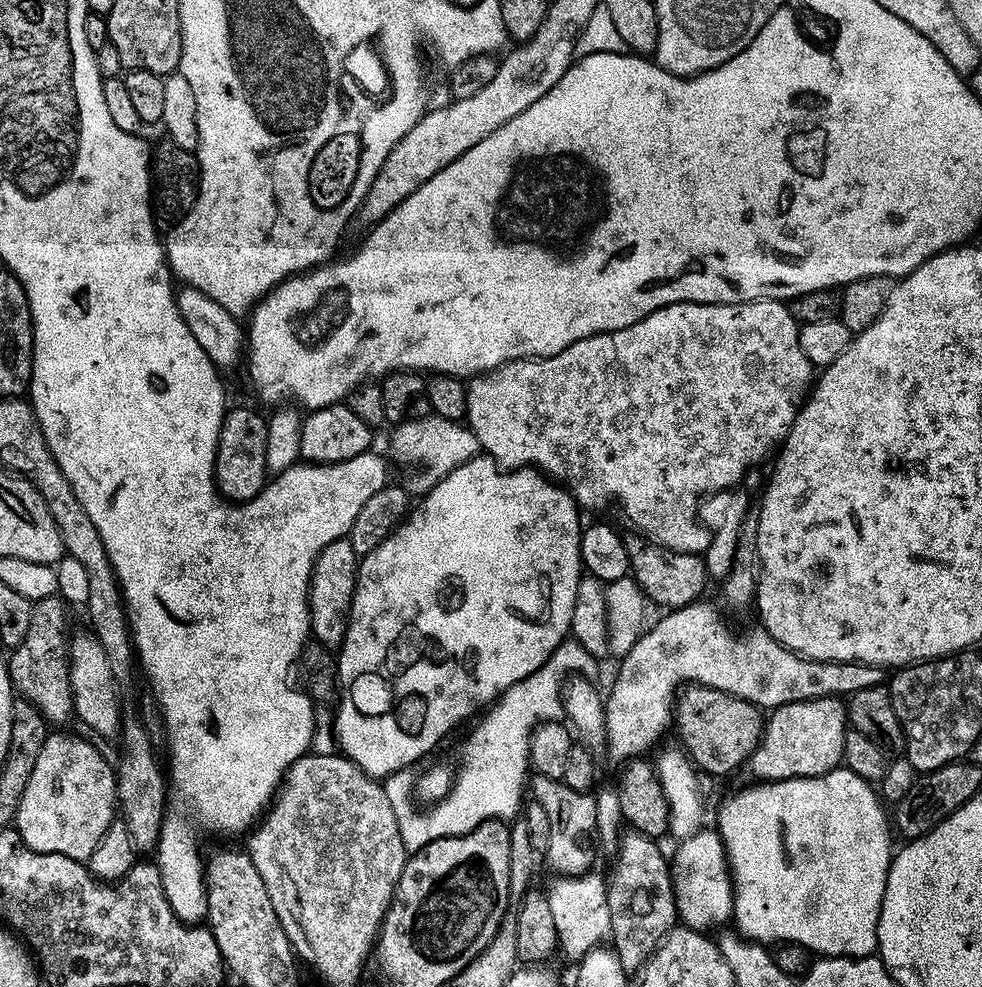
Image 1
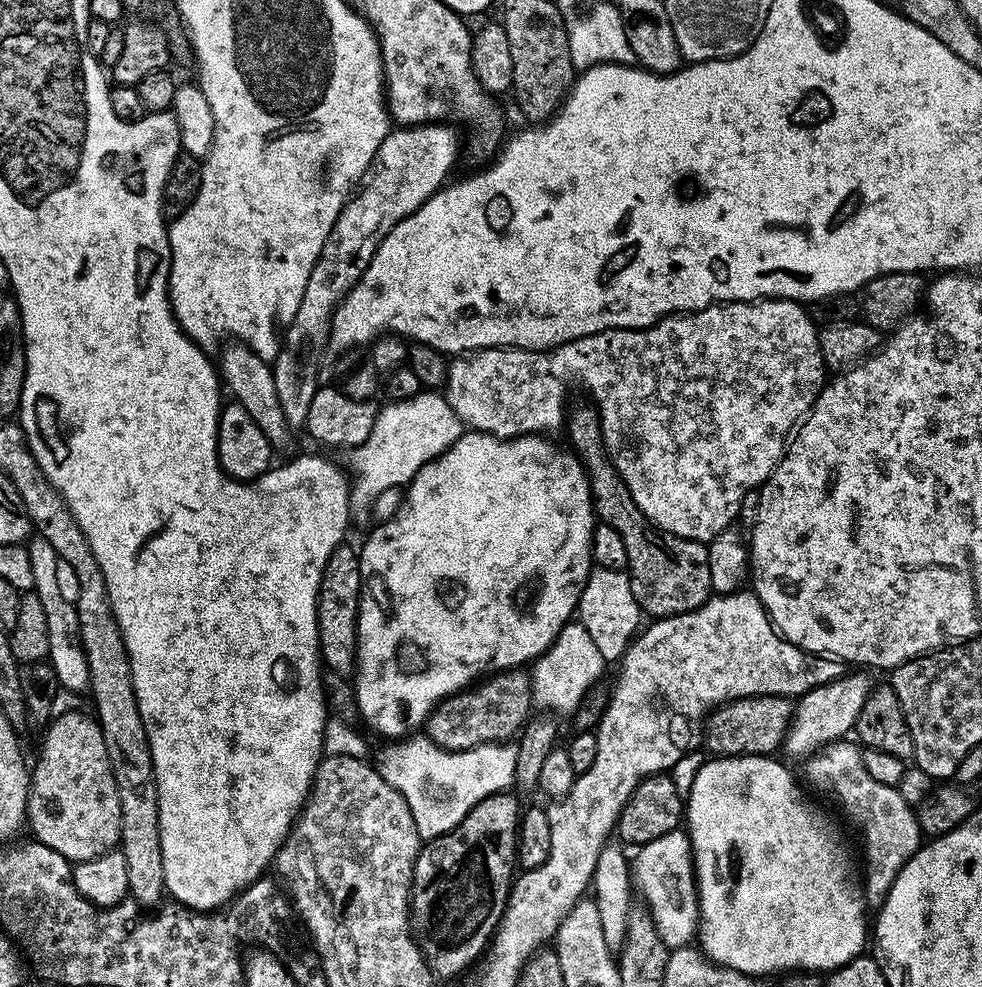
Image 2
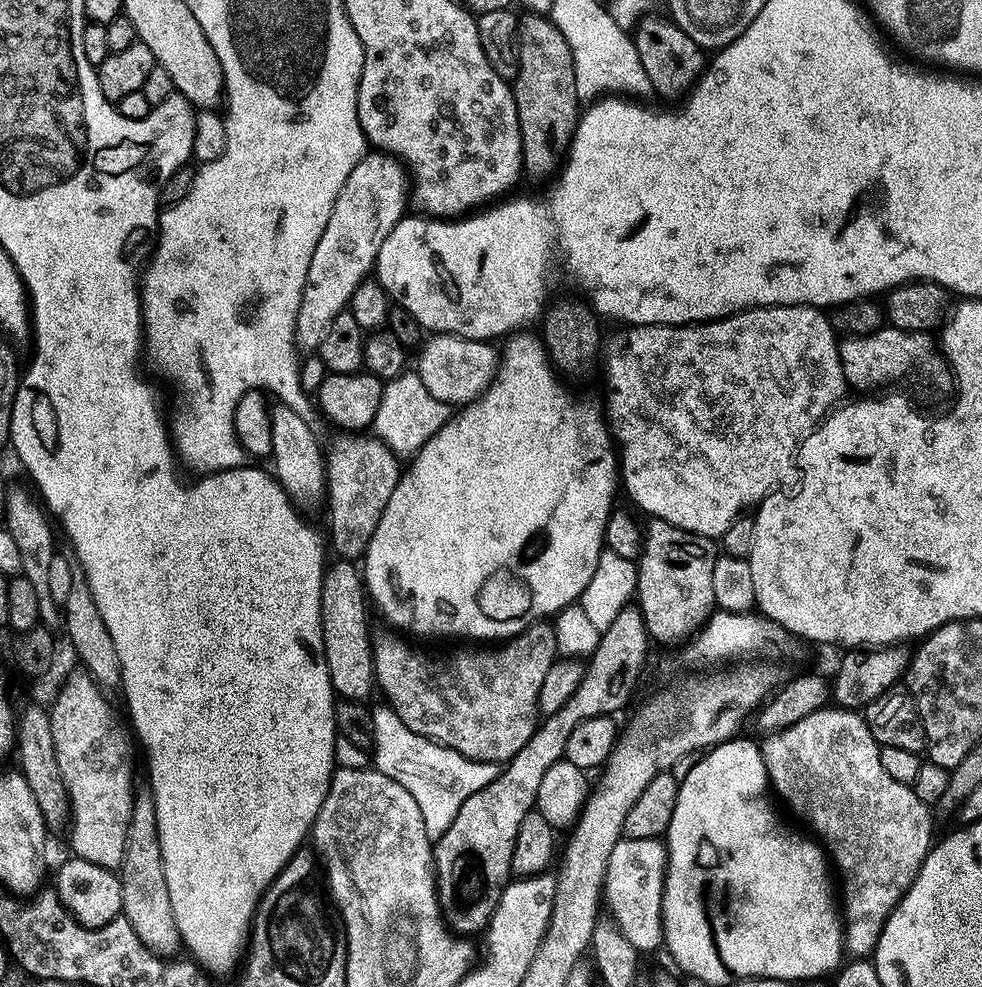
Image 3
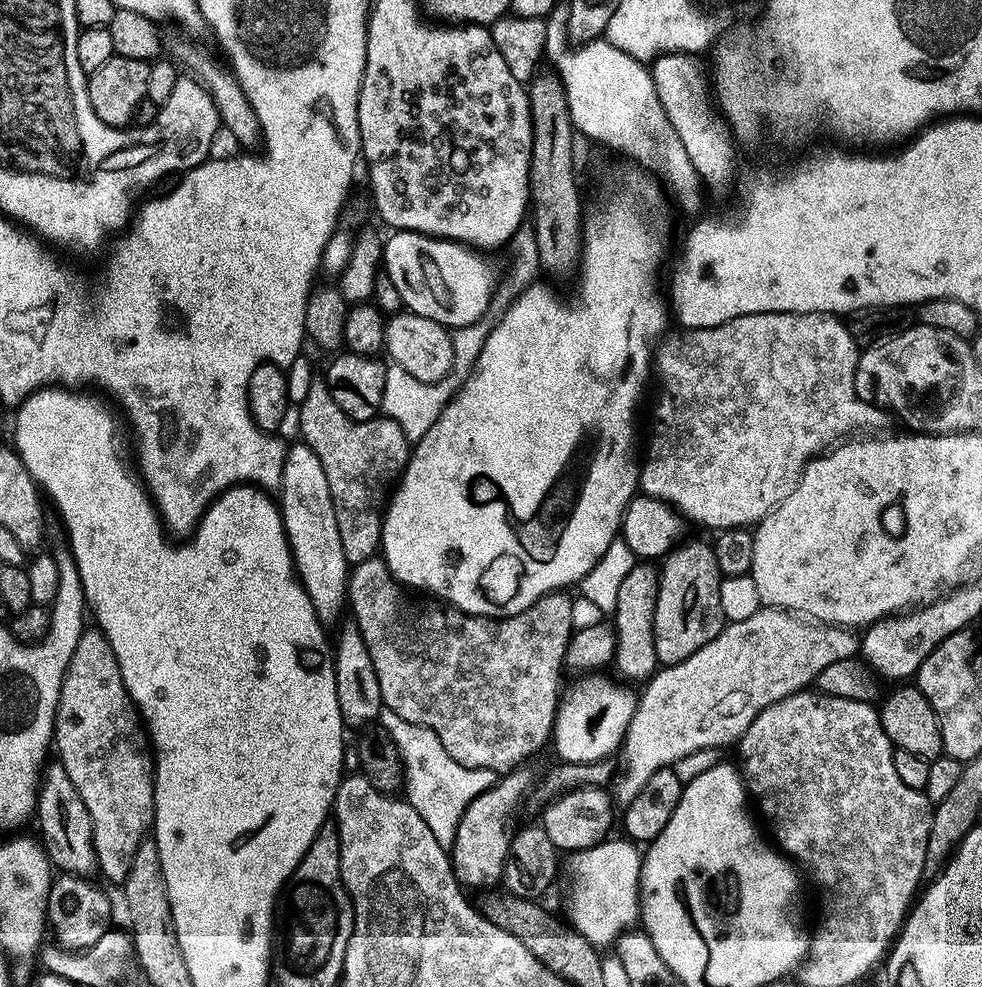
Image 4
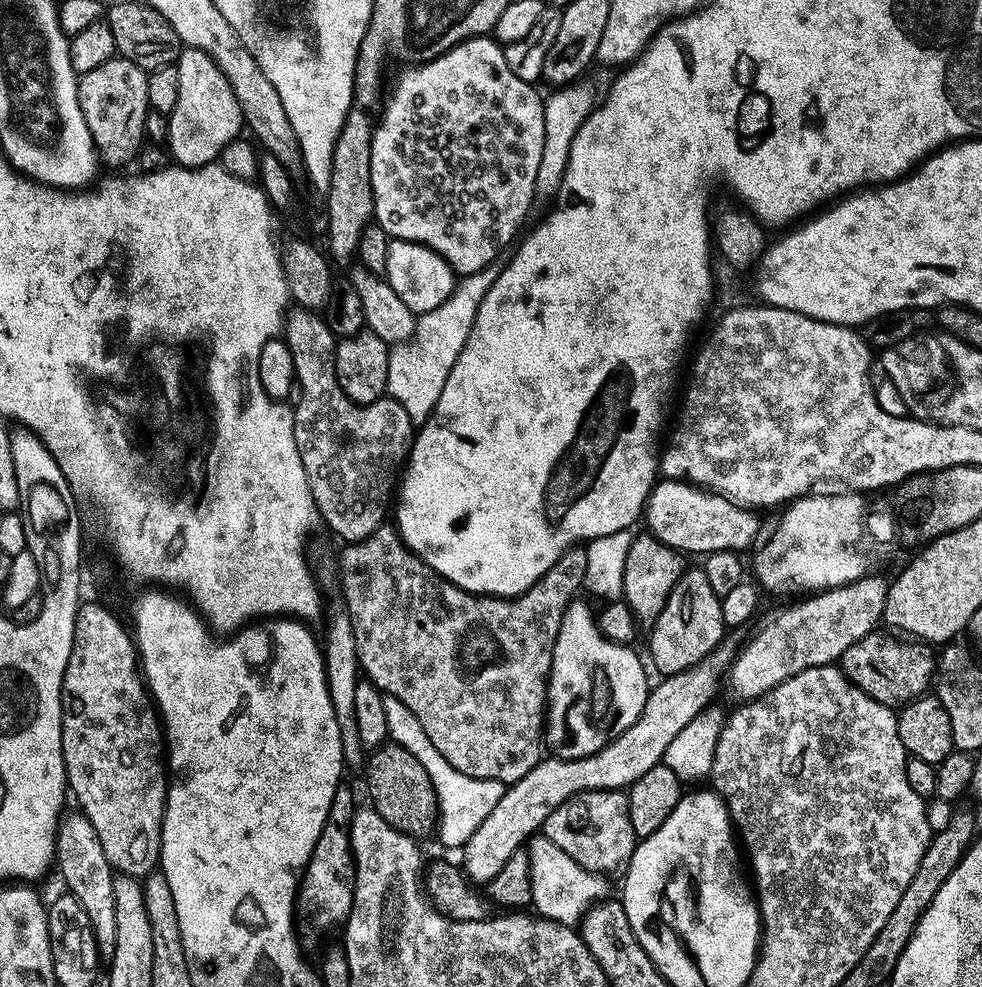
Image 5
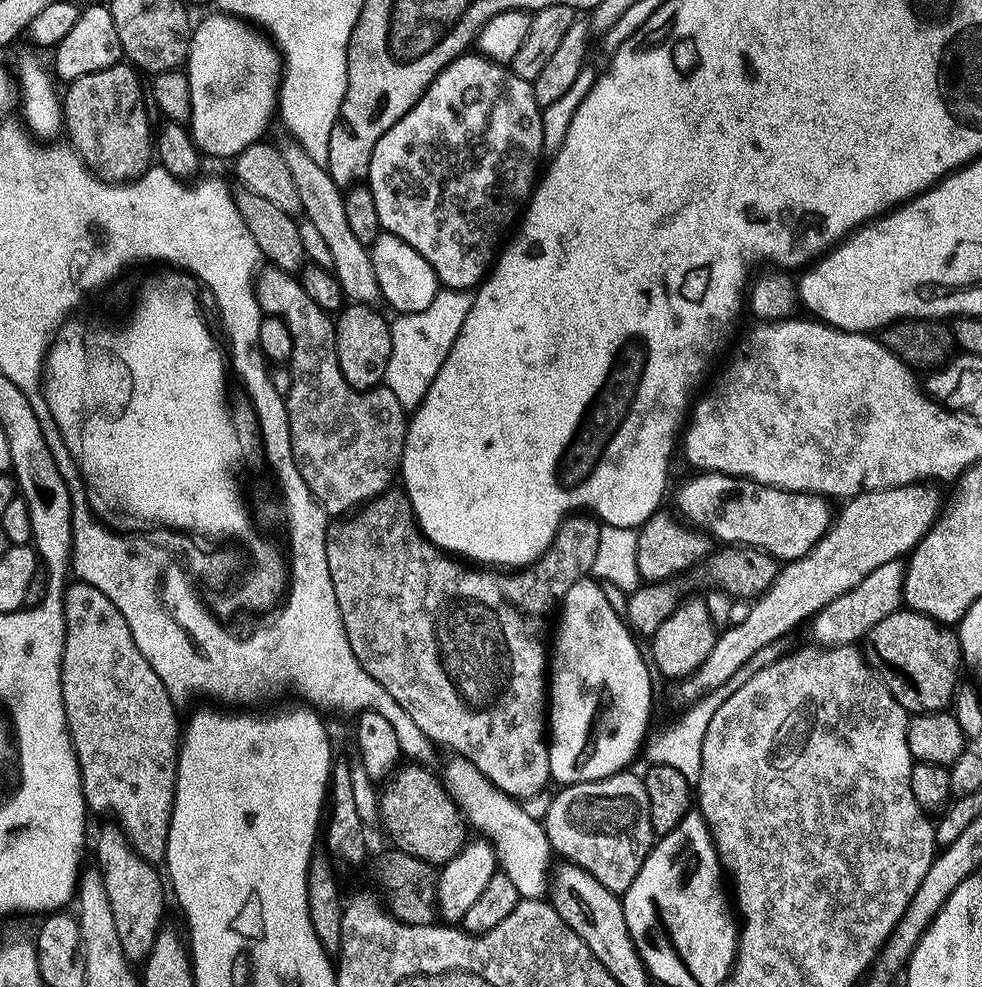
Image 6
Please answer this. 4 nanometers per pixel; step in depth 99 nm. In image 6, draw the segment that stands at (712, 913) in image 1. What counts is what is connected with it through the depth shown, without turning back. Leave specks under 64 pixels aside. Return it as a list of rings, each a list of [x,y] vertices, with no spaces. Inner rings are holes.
[[[453,755],[444,768],[442,780],[451,799],[458,805],[463,819],[477,828],[496,852],[499,871],[514,882],[518,894],[525,900],[539,900],[549,891],[550,869],[554,864],[552,843],[544,833],[544,825],[523,808],[523,803],[500,791],[480,773],[469,760]],[[472,823],[472,824],[471,824]],[[549,867],[549,868],[548,868]]]

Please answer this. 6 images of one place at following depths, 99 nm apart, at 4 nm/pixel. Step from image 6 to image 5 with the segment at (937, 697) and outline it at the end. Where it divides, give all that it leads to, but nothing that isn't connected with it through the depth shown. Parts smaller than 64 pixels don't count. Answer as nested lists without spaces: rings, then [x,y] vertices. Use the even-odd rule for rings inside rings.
[[[875,630],[854,642],[854,646],[850,646],[839,658],[838,667],[851,684],[858,686],[858,690],[894,710],[925,695],[931,689],[936,656],[933,649],[921,641],[896,636],[887,639],[880,633]]]

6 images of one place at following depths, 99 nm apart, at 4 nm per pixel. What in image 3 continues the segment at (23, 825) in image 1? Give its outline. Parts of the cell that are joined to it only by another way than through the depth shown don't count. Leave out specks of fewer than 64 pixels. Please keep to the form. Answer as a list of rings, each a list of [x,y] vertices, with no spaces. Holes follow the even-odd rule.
[[[72,670],[67,673],[66,680],[76,680],[76,688],[70,688],[70,686],[66,682],[60,684],[60,696],[64,700],[58,701],[57,704],[53,706],[53,708],[50,708],[50,711],[48,712],[48,717],[50,718],[50,730],[54,734],[54,750],[56,751],[56,757],[58,758],[58,770],[62,770],[62,782],[64,783],[64,785],[66,786],[66,790],[68,791],[68,806],[70,809],[70,829],[72,828],[72,848],[74,851],[76,851],[73,853],[75,853],[75,855],[79,857],[79,859],[85,860],[86,862],[90,862],[91,864],[97,864],[98,866],[102,866],[103,868],[110,868],[116,870],[119,869],[124,862],[124,851],[126,850],[126,834],[128,833],[128,827],[130,826],[130,814],[132,813],[132,807],[134,806],[134,798],[136,797],[136,793],[134,791],[134,783],[132,784],[133,741],[130,739],[129,729],[126,727],[125,721],[122,719],[122,716],[121,716],[122,721],[120,721],[119,714],[116,713],[114,709],[112,709],[111,702],[108,701],[106,697],[104,697],[107,696],[105,689],[101,688],[100,685],[96,683],[96,679],[94,679],[94,677],[92,677],[91,674],[83,670]]]

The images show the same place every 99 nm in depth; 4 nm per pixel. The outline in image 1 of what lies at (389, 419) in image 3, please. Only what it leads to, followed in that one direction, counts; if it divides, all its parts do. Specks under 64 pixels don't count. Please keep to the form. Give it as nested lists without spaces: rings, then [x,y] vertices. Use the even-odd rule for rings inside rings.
[[[431,414],[417,420],[407,419],[402,424],[395,425],[392,436],[392,456],[400,464],[421,464],[428,468],[429,485],[437,484],[450,470],[470,462],[482,449],[478,438],[472,429],[455,420],[447,420],[441,416]]]

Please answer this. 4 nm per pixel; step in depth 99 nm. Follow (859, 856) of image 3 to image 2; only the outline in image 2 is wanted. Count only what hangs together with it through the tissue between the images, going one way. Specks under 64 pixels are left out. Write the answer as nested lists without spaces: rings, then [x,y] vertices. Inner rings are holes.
[[[845,738],[843,740],[838,740],[834,744],[826,744],[823,749],[819,752],[813,752],[811,756],[807,757],[806,763],[808,764],[804,768],[804,772],[808,775],[808,780],[813,784],[816,788],[821,788],[824,792],[829,792],[830,795],[833,796],[834,799],[837,800],[838,803],[844,807],[844,812],[849,816],[850,819],[856,823],[856,828],[858,831],[864,835],[864,872],[868,875],[868,884],[866,880],[866,900],[869,905],[879,906],[883,904],[885,898],[888,896],[888,891],[890,890],[892,883],[894,882],[897,874],[902,870],[902,866],[908,859],[920,849],[920,845],[922,843],[922,833],[920,831],[920,823],[916,821],[916,814],[913,808],[913,805],[908,804],[906,798],[902,796],[900,793],[899,787],[891,788],[890,786],[886,786],[882,782],[876,781],[876,779],[870,776],[870,770],[866,770],[866,766],[864,765],[864,754],[863,751],[855,743],[851,744],[851,739]]]

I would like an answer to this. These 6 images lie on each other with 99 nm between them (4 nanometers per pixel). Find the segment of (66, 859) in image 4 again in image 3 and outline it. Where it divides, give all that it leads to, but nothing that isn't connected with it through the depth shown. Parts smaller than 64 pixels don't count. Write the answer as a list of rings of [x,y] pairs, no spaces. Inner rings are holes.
[[[28,704],[24,709],[19,709],[16,721],[15,755],[20,755],[18,771],[25,776],[35,801],[41,807],[41,813],[49,829],[55,830],[59,824],[67,825],[70,820],[68,806],[68,791],[62,782],[62,770],[58,770],[58,758],[54,750],[54,734],[50,730],[50,718],[45,709],[40,709],[36,704]]]

